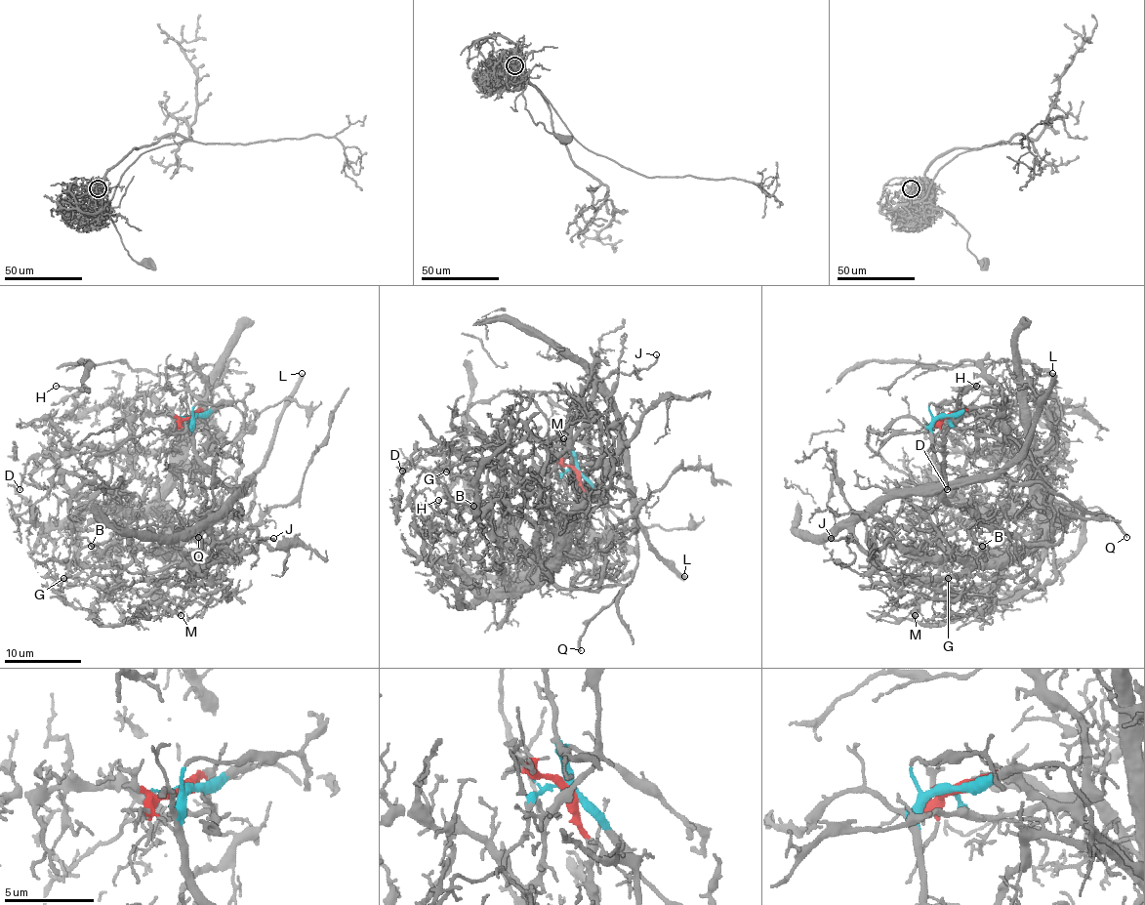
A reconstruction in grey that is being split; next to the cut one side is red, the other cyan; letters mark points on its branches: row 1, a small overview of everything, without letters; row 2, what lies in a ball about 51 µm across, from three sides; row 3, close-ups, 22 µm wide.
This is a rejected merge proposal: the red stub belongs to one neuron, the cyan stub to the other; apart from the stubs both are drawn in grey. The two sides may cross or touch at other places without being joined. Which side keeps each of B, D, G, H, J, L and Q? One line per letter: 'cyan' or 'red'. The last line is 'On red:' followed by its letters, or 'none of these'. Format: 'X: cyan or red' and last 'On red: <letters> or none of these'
B: red
D: red
G: red
H: red
J: cyan
L: cyan
Q: cyan
On red: B, D, G, H

